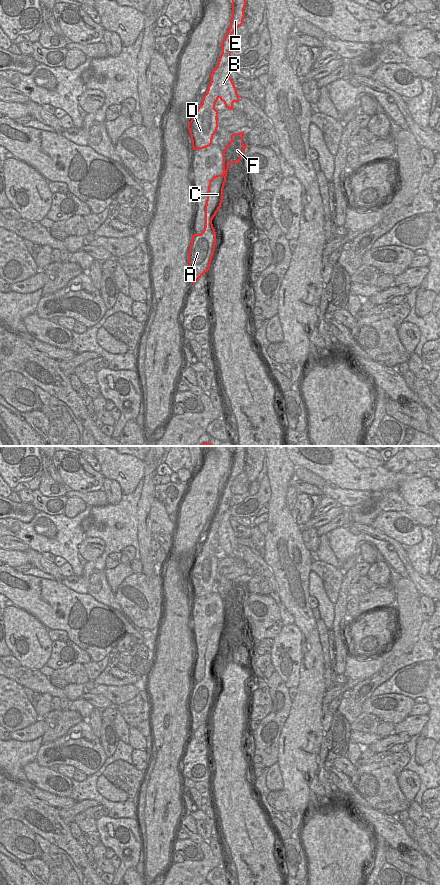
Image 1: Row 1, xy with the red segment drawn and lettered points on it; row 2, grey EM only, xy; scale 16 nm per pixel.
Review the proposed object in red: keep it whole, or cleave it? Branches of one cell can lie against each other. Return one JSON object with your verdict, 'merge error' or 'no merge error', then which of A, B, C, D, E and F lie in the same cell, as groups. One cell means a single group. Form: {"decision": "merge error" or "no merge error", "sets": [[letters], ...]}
{"decision": "merge error", "sets": [["A", "B", "C", "F"], ["D", "E"]]}

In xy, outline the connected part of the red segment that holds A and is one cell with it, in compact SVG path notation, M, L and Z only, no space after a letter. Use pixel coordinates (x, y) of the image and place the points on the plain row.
M244 580L231 583L231 589L223 599L223 621L214 624L209 629L205 653L205 675L201 682L193 682L189 696L188 710L191 732L196 731L209 718L216 692L216 680L212 668L223 649L223 636L229 613L238 612L247 595L243 592Z

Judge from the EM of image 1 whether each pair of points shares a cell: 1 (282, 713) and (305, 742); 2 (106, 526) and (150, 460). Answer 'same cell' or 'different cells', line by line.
1: different cells
2: different cells

